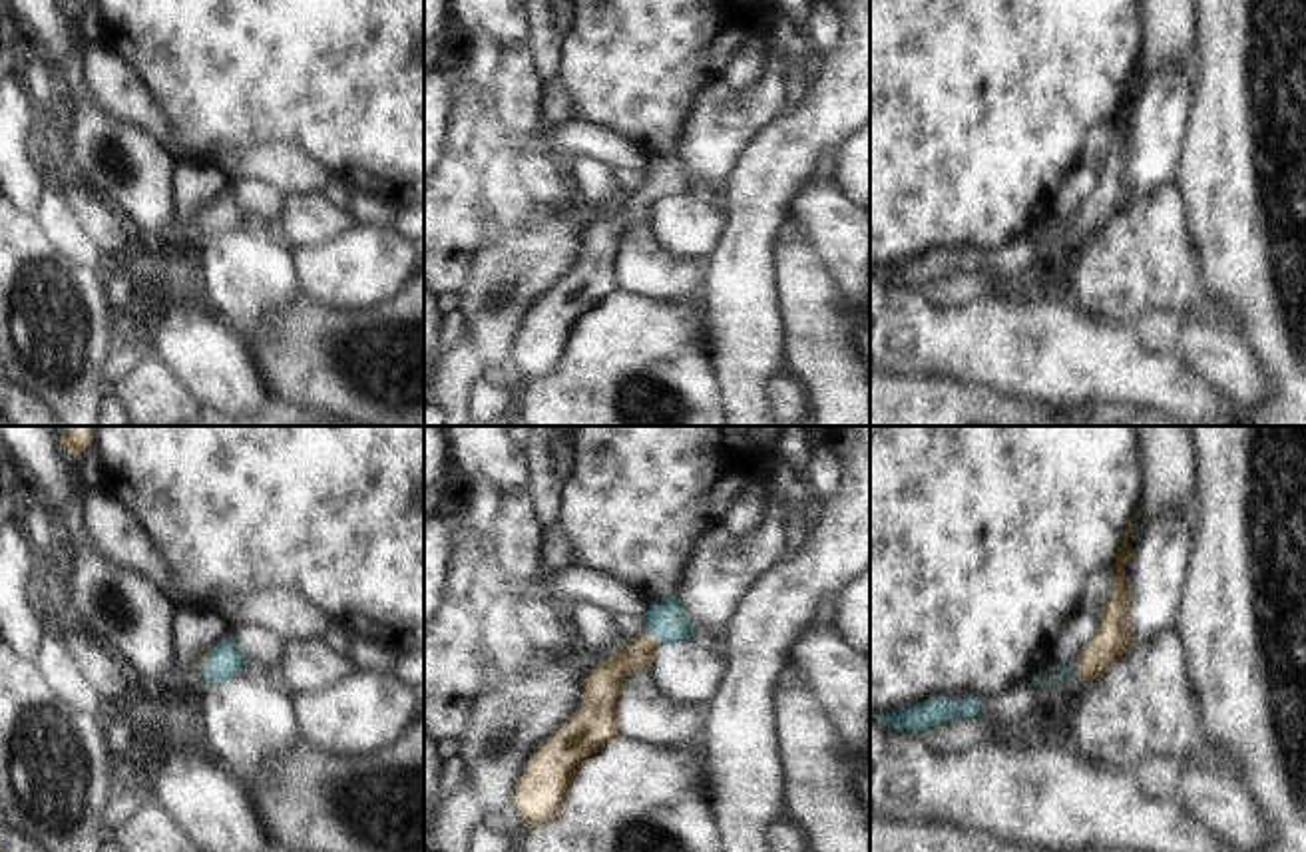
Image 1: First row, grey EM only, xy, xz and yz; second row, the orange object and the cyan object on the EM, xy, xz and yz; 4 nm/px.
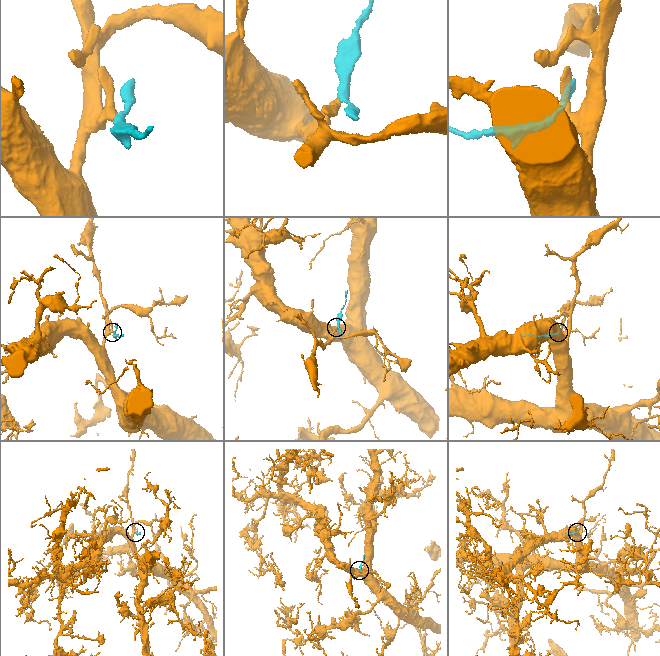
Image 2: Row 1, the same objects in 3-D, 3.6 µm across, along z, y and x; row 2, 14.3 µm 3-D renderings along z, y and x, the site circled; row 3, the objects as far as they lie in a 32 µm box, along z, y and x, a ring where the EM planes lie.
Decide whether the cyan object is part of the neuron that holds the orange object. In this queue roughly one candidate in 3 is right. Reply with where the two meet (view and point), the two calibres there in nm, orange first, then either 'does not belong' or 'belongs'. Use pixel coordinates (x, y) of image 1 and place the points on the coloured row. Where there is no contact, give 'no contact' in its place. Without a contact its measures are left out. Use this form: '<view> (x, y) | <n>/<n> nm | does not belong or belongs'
xz (652, 636) | 130/160 nm | belongs

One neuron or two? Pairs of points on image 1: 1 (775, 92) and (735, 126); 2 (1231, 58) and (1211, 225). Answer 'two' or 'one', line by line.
1: one
2: one

